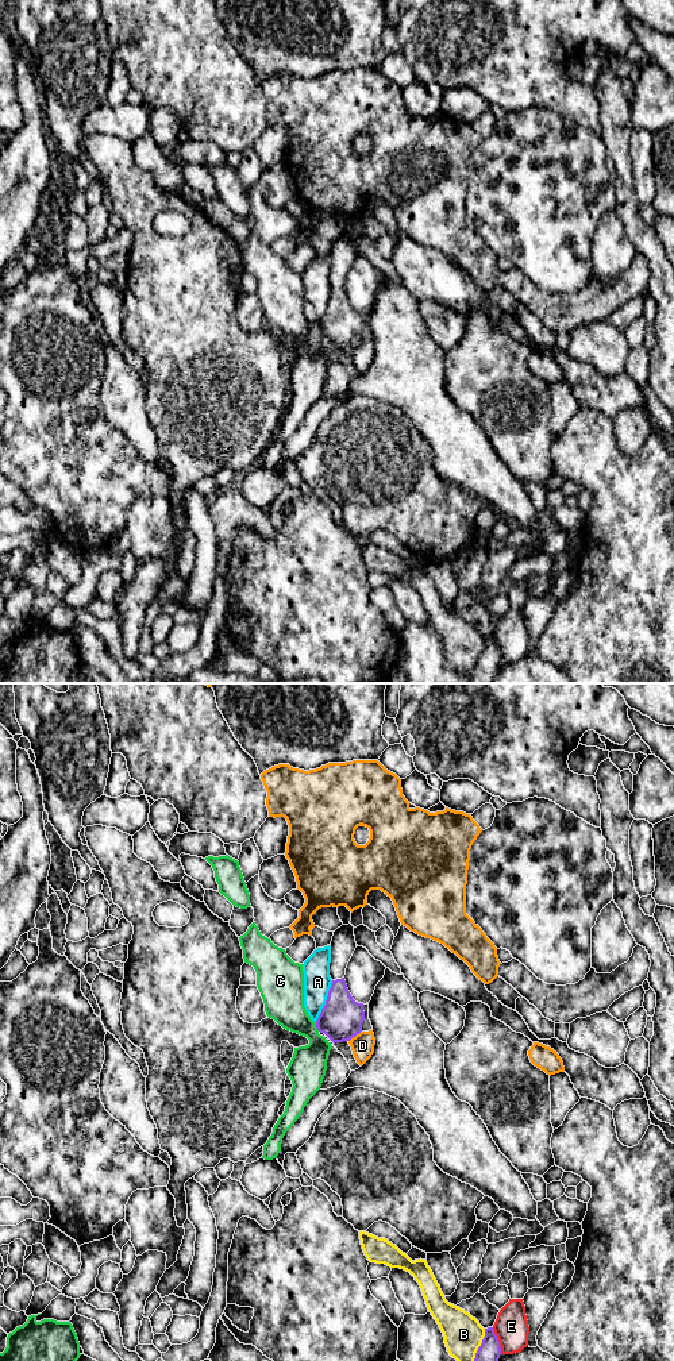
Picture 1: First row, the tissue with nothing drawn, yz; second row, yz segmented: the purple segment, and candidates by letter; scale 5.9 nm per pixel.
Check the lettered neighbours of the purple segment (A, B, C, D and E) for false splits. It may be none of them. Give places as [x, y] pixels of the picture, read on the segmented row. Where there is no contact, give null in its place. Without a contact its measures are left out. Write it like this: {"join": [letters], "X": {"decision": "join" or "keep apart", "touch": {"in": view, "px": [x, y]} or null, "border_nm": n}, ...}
{"join": [], "A": {"decision": "keep apart", "touch": {"in": "yz", "px": [326, 1002]}, "border_nm": 280}, "B": {"decision": "keep apart", "touch": {"in": "yz", "px": [481, 1345]}, "border_nm": 200}, "C": {"decision": "keep apart", "touch": {"in": "yz", "px": [316, 1026]}, "border_nm": 50}, "D": {"decision": "keep apart", "touch": {"in": "yz", "px": [354, 1036]}, "border_nm": 100}, "E": {"decision": "keep apart", "touch": {"in": "yz", "px": [499, 1341]}, "border_nm": 170}}

